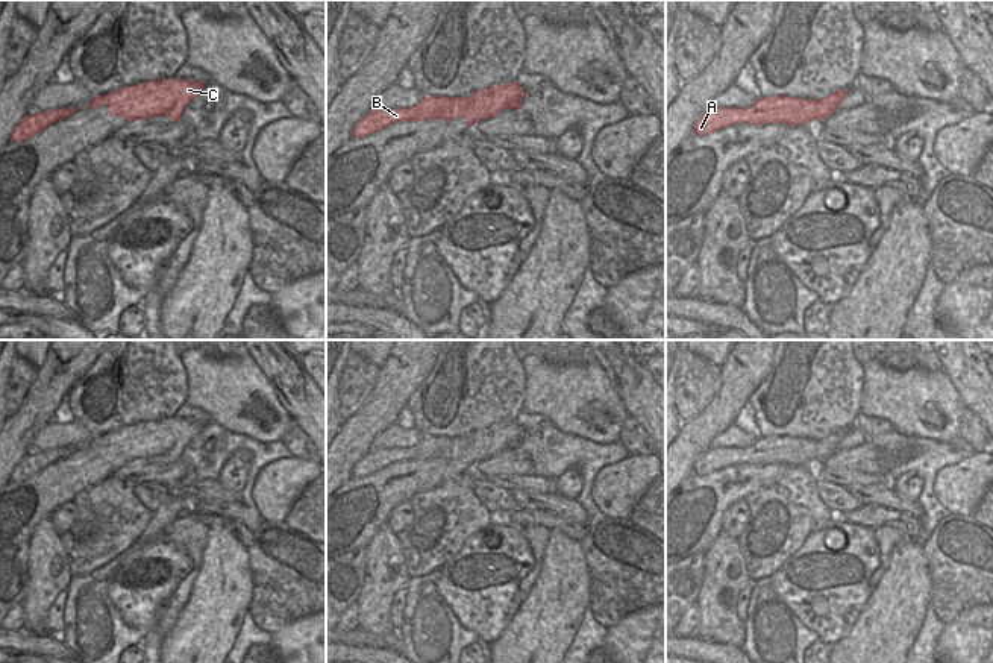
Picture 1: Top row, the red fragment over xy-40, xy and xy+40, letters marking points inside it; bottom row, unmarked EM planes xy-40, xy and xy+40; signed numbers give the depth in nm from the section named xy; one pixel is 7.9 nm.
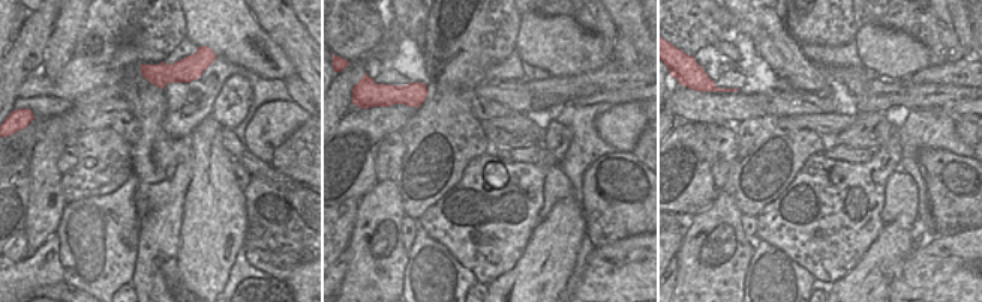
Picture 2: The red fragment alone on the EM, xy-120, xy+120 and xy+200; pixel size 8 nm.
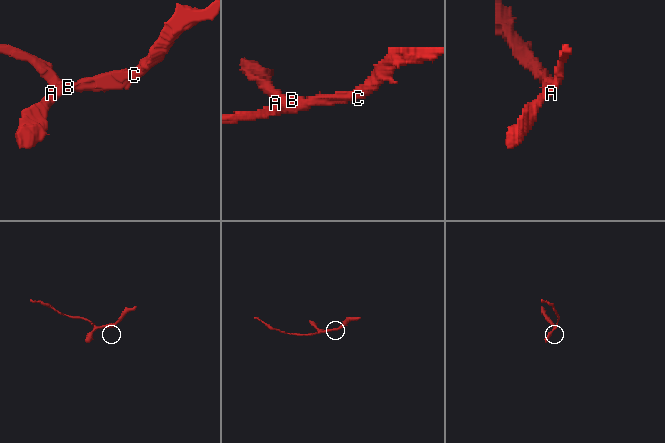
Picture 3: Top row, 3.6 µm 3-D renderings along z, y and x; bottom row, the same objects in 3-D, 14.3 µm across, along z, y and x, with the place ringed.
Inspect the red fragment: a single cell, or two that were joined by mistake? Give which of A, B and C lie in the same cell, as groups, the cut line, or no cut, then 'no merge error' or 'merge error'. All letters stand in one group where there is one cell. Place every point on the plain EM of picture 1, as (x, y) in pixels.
A B / C | xy (449, 437), (458, 437), (466, 443), (460, 455) | merge error

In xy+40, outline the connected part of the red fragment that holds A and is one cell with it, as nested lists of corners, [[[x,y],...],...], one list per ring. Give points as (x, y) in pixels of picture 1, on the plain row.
[[[770,435],[756,438],[749,448],[710,448],[696,460],[691,473],[708,475],[735,463],[753,463],[756,466],[784,463],[787,466],[799,466],[814,455],[816,443],[807,438]]]

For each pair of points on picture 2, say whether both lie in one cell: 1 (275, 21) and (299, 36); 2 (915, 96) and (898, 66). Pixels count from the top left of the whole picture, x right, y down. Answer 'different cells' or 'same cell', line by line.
1: same cell
2: different cells

